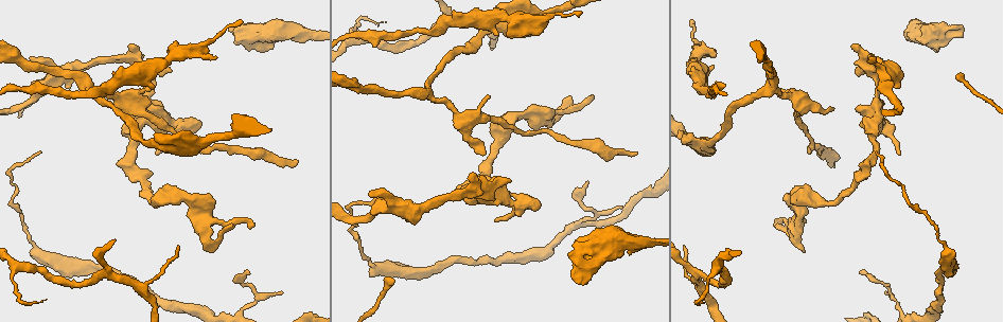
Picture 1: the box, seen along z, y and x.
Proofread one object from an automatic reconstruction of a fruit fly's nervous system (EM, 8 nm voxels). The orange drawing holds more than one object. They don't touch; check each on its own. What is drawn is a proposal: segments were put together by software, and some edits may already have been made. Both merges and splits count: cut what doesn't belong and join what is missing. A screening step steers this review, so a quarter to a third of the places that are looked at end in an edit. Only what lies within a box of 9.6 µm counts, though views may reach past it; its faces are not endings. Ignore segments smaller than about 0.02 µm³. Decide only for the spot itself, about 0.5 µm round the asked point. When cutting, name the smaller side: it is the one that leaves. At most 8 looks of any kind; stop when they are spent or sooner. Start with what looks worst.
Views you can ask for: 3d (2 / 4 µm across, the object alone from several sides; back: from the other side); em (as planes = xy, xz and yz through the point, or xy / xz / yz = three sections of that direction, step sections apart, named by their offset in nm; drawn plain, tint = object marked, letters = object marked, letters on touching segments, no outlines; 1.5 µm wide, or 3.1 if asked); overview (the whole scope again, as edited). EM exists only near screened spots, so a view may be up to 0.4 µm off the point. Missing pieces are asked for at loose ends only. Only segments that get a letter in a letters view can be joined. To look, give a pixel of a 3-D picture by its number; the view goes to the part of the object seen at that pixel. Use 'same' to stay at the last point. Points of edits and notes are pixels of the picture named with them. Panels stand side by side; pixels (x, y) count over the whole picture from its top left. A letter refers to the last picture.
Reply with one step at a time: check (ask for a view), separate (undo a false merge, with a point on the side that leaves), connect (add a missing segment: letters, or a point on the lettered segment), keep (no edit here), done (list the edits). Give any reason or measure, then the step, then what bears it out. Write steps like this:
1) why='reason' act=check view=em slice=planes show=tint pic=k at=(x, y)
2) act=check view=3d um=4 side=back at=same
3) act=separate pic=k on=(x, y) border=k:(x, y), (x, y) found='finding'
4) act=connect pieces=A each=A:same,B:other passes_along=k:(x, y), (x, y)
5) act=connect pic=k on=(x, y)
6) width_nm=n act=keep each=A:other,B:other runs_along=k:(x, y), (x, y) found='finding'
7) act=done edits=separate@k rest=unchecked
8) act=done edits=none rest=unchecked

why='free end' act=check view=3d um=4 pic=1 at=(497, 221)

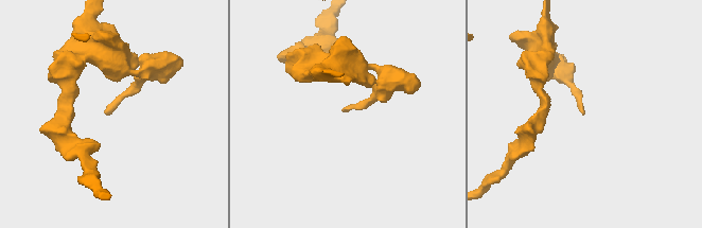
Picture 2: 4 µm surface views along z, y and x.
why='now the EM' act=check view=em slice=planes show=letters pic=2 at=(343, 110)

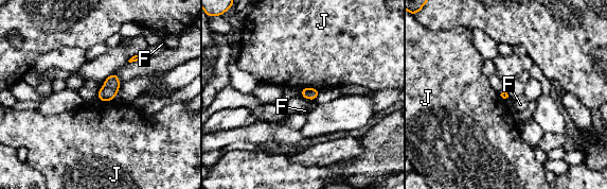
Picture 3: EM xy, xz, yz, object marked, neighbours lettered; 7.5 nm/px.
longest_contact=J:150nm act=keep each=F:other,J:other border=3:(302, 88), (316, 88), (320, 91) found='no lettered segment goes on from it'

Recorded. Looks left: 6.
why='an open end' act=check view=3d um=2 pic=1 at=(212, 250)

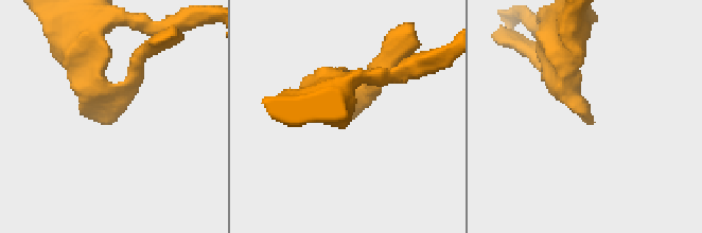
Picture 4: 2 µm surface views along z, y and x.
why='shape alone is not enough' act=check view=em slice=yz step=4 show=tint pic=4 at=(593, 123)

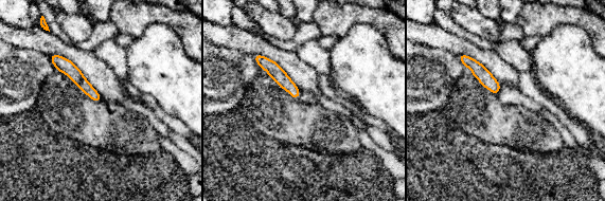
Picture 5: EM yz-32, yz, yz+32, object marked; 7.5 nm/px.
act=check view=em slice=planes show=letters at=same

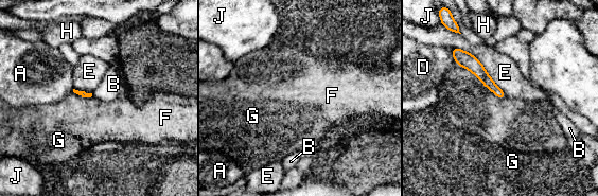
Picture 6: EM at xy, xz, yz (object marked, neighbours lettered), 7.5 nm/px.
act=keep each=A:other,B:other,D:other,E:other,F:other,G:other,H:other,J:other border=6:(457, 64), (498, 98), (505, 96) found='none of them fits'

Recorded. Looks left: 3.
why='branch stops here' act=check view=em slice=xz step=4 show=letters pic=1 at=(216, 57)

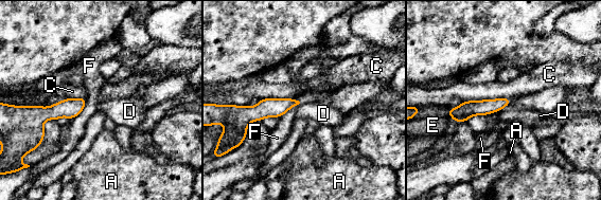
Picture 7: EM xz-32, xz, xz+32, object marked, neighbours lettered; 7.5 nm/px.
why='another direction' act=check view=em slice=planes show=letters at=same

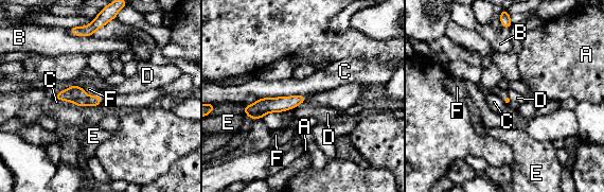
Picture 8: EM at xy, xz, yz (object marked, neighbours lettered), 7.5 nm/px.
act=keep each=A:other,B:other,C:other,D:other,E:other,F:other found='no lettered segment goes on from it'

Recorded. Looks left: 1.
act=done edits=none rest=unchecked

